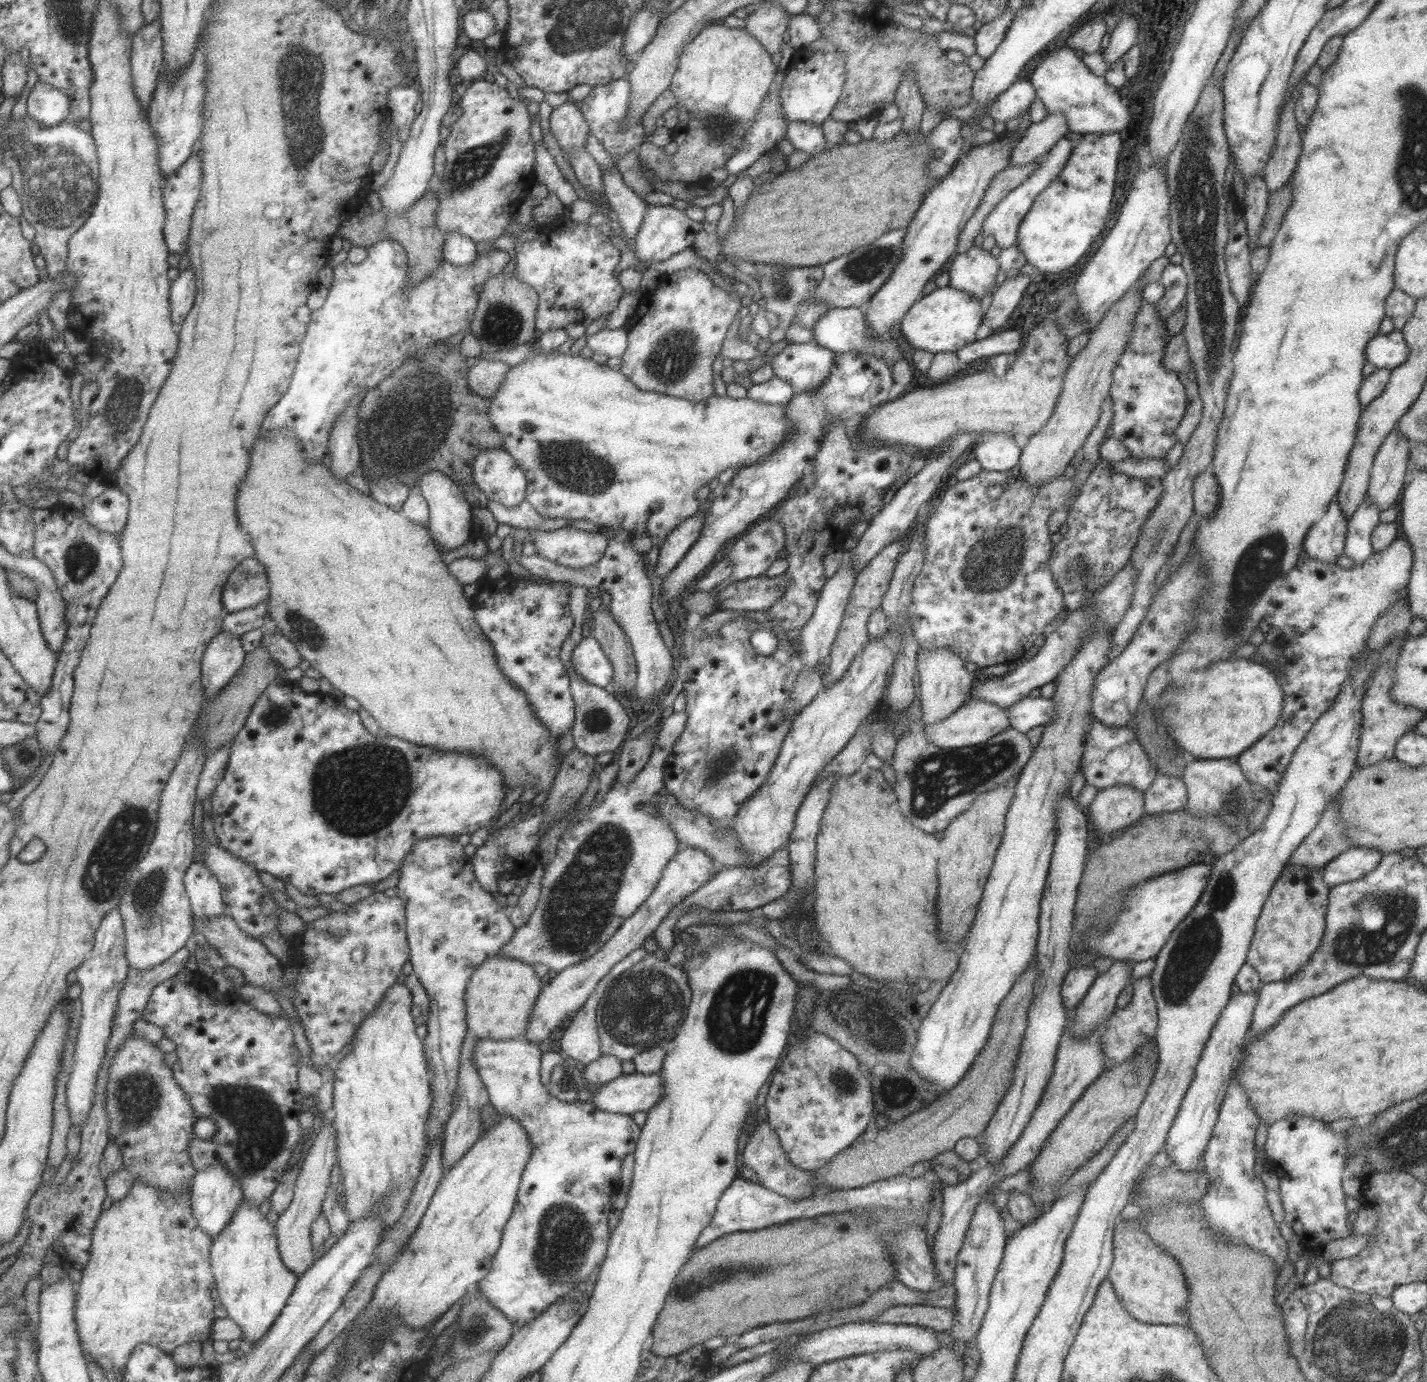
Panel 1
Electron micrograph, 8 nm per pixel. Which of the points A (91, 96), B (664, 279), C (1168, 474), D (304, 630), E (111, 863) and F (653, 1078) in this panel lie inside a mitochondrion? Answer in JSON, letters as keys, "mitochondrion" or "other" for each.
{"A":"other","B":"other","C":"other","D":"mitochondrion","E":"mitochondrion","F":"other"}

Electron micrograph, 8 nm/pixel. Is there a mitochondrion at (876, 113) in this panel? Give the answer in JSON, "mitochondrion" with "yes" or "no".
{"mitochondrion":"no"}

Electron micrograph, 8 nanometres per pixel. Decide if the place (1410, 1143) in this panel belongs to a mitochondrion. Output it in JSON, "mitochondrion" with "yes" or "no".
{"mitochondrion":"yes"}

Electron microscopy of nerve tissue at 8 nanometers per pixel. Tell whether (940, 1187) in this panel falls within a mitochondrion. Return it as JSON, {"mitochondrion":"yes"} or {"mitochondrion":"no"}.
{"mitochondrion":"no"}

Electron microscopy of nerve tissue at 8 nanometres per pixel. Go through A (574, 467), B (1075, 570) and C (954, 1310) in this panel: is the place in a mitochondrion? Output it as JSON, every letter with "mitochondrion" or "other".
{"A":"mitochondrion","B":"mitochondrion","C":"other"}

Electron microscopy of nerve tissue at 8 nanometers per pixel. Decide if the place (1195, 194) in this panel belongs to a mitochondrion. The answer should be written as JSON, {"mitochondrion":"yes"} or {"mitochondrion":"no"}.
{"mitochondrion":"yes"}

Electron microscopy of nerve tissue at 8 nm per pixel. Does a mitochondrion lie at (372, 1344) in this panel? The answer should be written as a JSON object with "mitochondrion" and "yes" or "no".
{"mitochondrion":"yes"}

